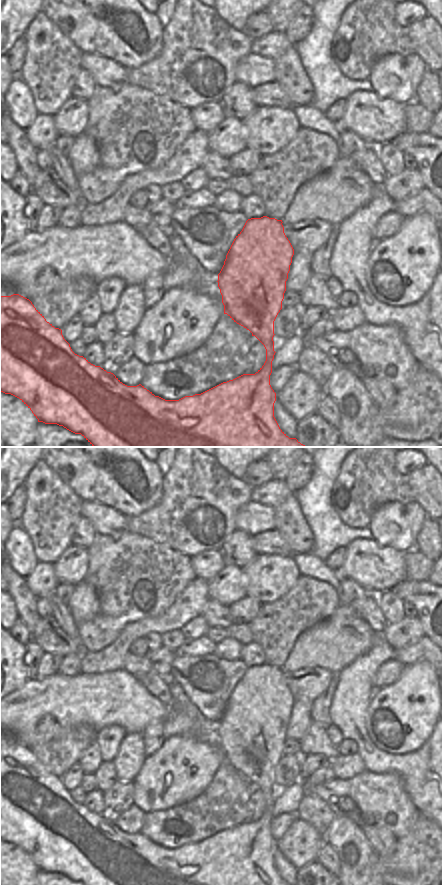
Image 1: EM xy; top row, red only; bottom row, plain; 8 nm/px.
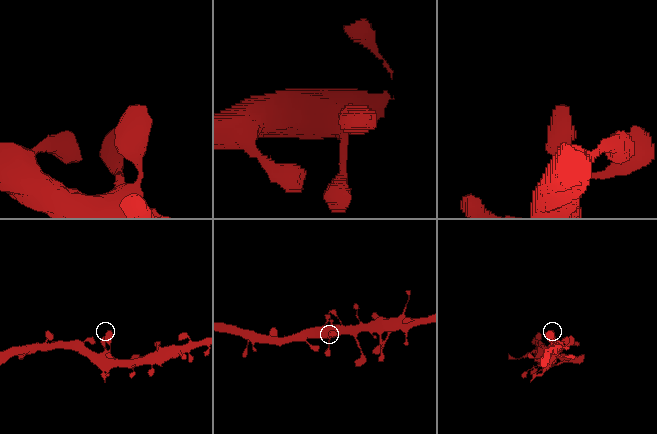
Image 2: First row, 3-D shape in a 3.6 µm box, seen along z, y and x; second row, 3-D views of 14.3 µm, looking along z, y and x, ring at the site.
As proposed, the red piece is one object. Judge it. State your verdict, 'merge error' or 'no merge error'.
no merge error

